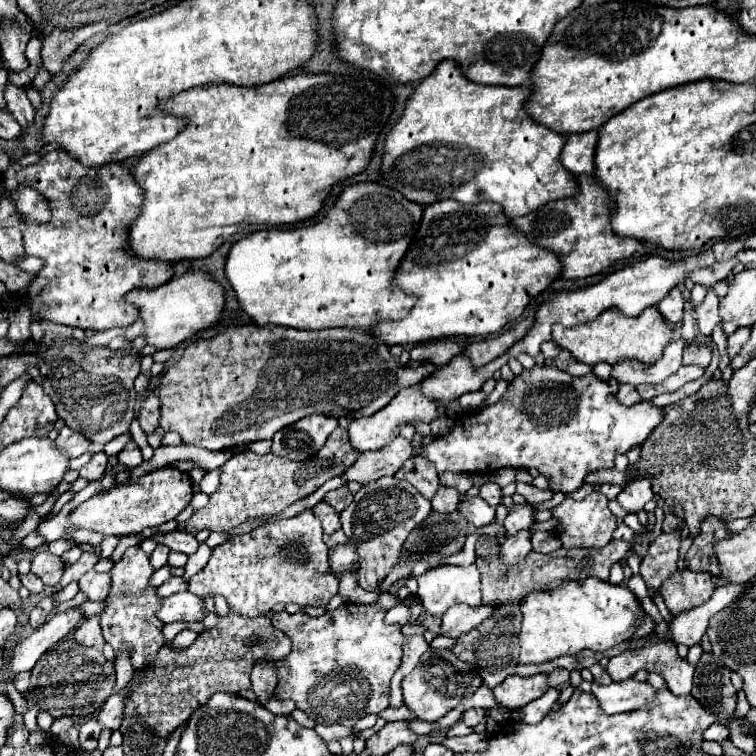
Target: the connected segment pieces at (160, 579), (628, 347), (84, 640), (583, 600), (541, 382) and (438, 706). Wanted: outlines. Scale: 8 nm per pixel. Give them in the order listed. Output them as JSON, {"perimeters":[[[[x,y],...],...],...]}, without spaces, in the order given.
{"perimeters":[[[[167,564],[153,573],[150,585],[157,588],[161,586],[165,581],[167,581],[170,577],[172,577],[170,573],[170,566]]],[[[647,307],[637,317],[627,317],[619,309],[607,309],[595,321],[589,321],[583,325],[575,325],[575,327],[555,325],[553,327],[553,341],[561,349],[567,349],[577,361],[583,361],[591,367],[595,363],[617,365],[629,359],[637,359],[643,365],[653,365],[663,353],[665,345],[671,343],[671,339],[673,339],[673,333],[655,307]]],[[[91,617],[87,621],[83,621],[71,635],[71,639],[83,647],[95,647],[99,651],[103,651],[103,645],[105,645],[105,639],[99,631],[99,619]]],[[[587,577],[581,581],[567,581],[561,583],[555,589],[549,591],[541,591],[541,593],[531,593],[525,599],[521,599],[519,603],[521,613],[523,613],[523,621],[521,621],[521,631],[519,631],[519,665],[541,665],[541,663],[549,663],[557,657],[563,655],[575,655],[583,649],[591,649],[591,651],[607,651],[613,645],[625,641],[631,637],[631,633],[639,627],[641,619],[643,619],[643,609],[637,601],[637,597],[621,585],[611,585],[609,581],[599,581],[595,577]]],[[[535,365],[533,369],[523,369],[523,373],[509,383],[507,393],[495,405],[463,415],[447,435],[435,437],[419,451],[419,455],[431,461],[437,473],[455,471],[489,475],[501,467],[537,469],[551,481],[551,491],[557,489],[571,493],[583,485],[585,477],[591,471],[613,467],[617,453],[627,453],[633,445],[641,445],[647,435],[661,423],[661,419],[661,407],[655,407],[649,401],[641,401],[635,407],[619,405],[609,385],[599,383],[593,373],[573,377],[567,371],[557,369],[555,365]]],[[[429,649],[421,655],[415,669],[403,679],[403,703],[423,721],[437,721],[455,709],[481,687],[479,673],[465,661],[457,659],[451,649]]]]}

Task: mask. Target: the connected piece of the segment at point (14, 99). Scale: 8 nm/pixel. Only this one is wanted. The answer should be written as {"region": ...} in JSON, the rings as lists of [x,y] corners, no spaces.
{"region":[[[7,83],[5,85],[5,103],[7,103],[7,109],[15,115],[15,119],[19,121],[21,127],[29,127],[33,123],[33,105],[31,101],[27,99],[25,91],[13,83]]]}

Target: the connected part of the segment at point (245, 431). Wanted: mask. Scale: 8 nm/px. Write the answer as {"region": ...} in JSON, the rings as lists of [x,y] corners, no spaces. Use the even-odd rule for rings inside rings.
{"region":[[[229,325],[211,339],[191,341],[183,355],[167,367],[157,387],[157,397],[161,401],[159,425],[165,431],[177,431],[183,443],[193,443],[209,451],[223,451],[241,443],[273,439],[275,431],[287,427],[287,423],[295,423],[295,419],[303,419],[303,415],[317,413],[349,419],[373,415],[389,405],[401,389],[419,385],[437,369],[439,365],[429,361],[409,365],[393,363],[393,359],[387,361],[387,347],[381,343],[377,345],[371,333],[363,329],[299,331],[289,327]]]}

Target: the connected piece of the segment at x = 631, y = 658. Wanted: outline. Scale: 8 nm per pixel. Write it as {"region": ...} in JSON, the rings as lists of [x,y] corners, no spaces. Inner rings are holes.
{"region":[[[647,641],[641,649],[627,649],[625,653],[621,653],[617,657],[611,657],[609,659],[609,665],[607,665],[607,671],[609,671],[609,675],[611,675],[613,681],[625,681],[625,679],[633,677],[639,669],[647,669],[647,671],[659,673],[667,681],[667,687],[674,695],[690,694],[693,687],[695,667],[689,664],[688,661],[685,661],[685,659],[679,659],[677,657],[675,643]]]}

